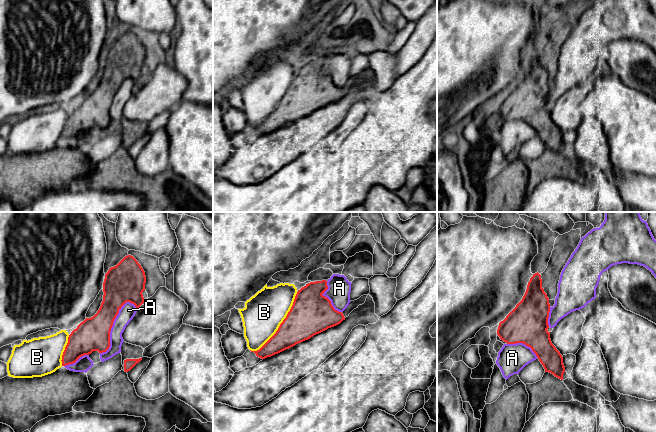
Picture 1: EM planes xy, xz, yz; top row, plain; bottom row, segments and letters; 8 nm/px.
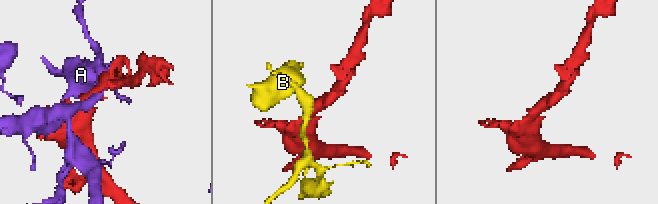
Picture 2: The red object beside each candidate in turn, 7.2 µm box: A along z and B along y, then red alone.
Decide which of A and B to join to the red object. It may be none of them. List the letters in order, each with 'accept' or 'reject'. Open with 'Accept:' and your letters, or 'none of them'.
Accept: none of them
A: reject
B: reject

